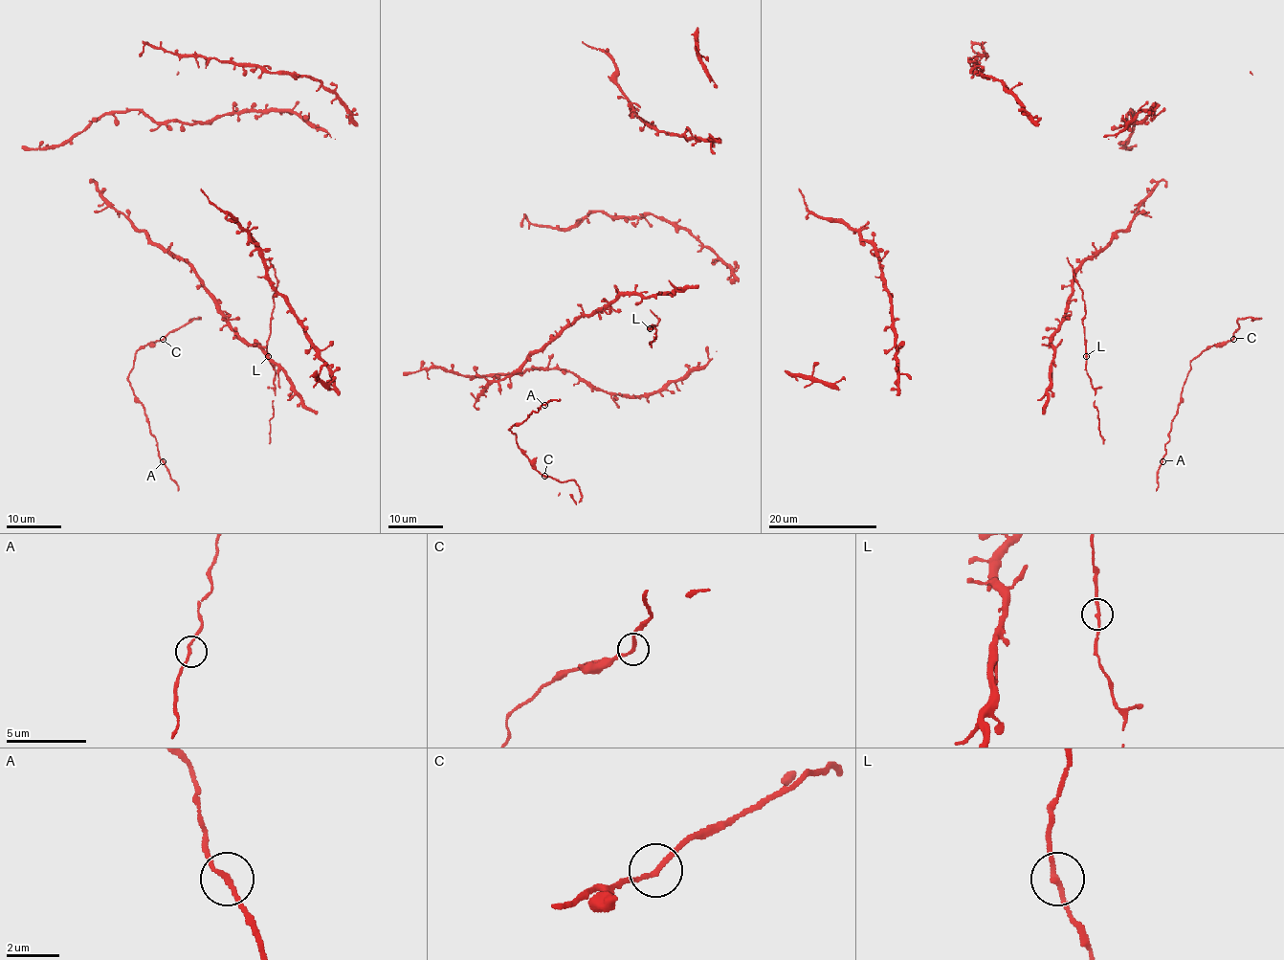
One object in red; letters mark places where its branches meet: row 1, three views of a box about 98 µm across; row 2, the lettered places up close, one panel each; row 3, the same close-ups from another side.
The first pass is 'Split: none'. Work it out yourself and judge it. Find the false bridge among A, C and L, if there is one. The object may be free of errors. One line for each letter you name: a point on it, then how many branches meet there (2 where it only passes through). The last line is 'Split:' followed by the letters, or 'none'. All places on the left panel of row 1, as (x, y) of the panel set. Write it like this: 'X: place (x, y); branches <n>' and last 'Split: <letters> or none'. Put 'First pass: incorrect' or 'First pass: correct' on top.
First pass: correct
Split: none

